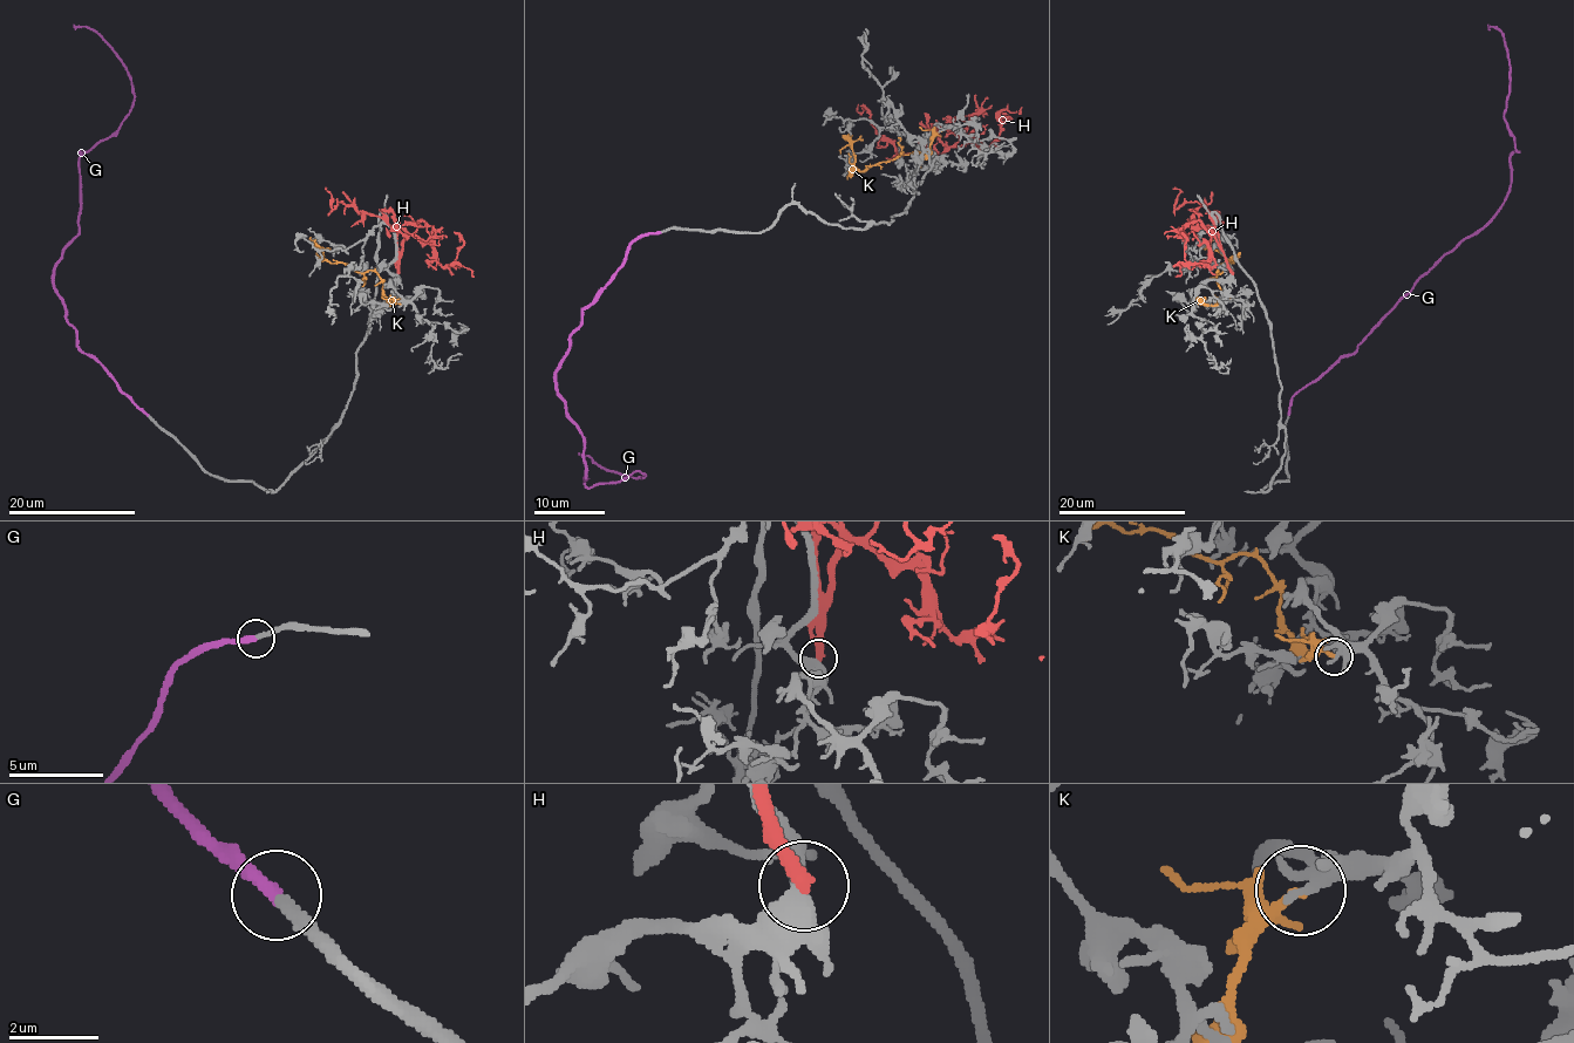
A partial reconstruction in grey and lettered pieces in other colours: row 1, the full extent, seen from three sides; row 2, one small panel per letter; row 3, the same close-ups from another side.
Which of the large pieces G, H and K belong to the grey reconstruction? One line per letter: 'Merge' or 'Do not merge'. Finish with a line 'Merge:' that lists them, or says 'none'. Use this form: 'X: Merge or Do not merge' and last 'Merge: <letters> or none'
G: Merge
H: Do not merge
K: Do not merge
Merge: G

